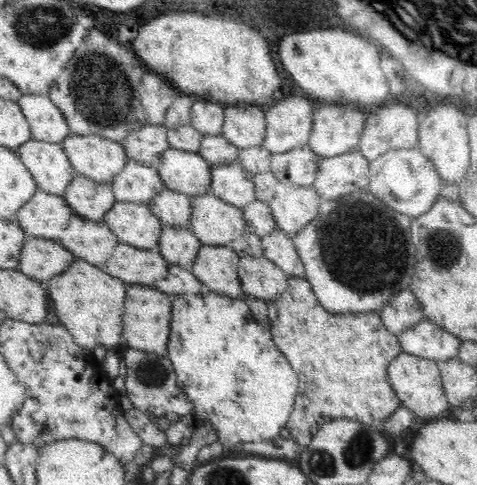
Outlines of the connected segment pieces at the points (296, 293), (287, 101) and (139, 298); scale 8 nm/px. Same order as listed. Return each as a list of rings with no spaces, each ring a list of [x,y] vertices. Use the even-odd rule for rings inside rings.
[[[289,276],[288,289],[284,291],[281,296],[274,298],[274,300],[266,301],[266,304],[268,306],[269,328],[270,333],[272,333],[272,339],[274,339],[274,343],[276,343],[278,349],[286,354],[288,362],[290,362],[292,369],[294,369],[296,375],[298,375],[298,392],[296,392],[294,408],[290,414],[289,422],[287,423],[288,431],[292,433],[292,439],[296,440],[300,446],[308,446],[312,438],[314,438],[314,434],[316,434],[324,424],[330,423],[330,420],[340,418],[348,418],[348,420],[354,420],[355,422],[360,422],[364,425],[382,428],[385,420],[401,405],[401,400],[396,396],[395,390],[390,384],[387,375],[387,366],[390,364],[391,360],[396,358],[396,356],[402,353],[403,350],[397,335],[393,335],[387,328],[384,328],[378,313],[372,311],[368,313],[346,314],[334,314],[328,312],[326,309],[322,308],[322,305],[318,302],[312,286],[307,280],[296,276]]]
[[[280,96],[274,104],[264,108],[266,132],[262,145],[271,154],[306,146],[313,127],[314,109],[300,96]]]
[[[125,284],[126,304],[122,314],[123,336],[122,341],[128,344],[130,349],[150,352],[154,355],[165,356],[170,334],[170,306],[171,296],[163,293],[157,288],[140,288]]]

